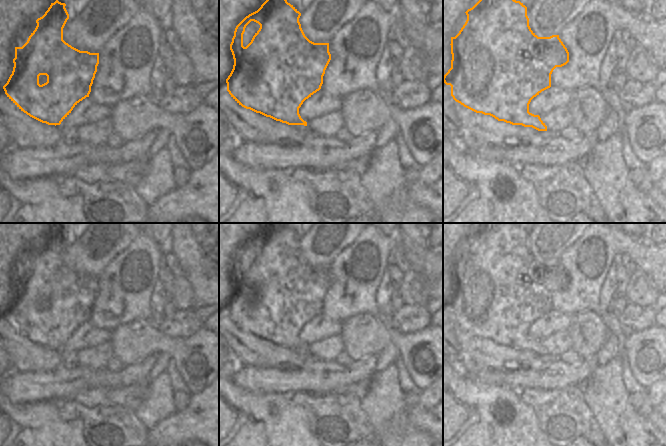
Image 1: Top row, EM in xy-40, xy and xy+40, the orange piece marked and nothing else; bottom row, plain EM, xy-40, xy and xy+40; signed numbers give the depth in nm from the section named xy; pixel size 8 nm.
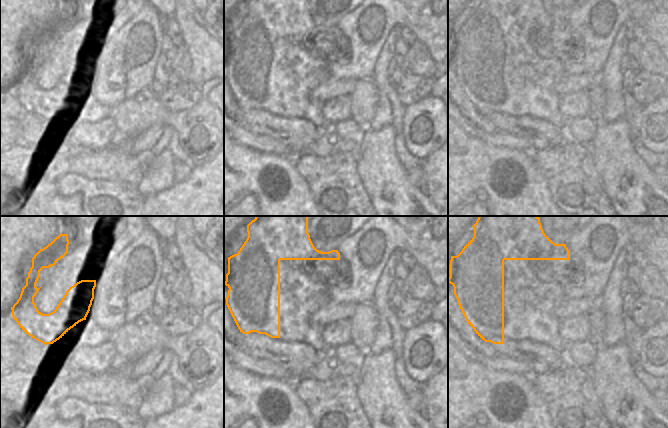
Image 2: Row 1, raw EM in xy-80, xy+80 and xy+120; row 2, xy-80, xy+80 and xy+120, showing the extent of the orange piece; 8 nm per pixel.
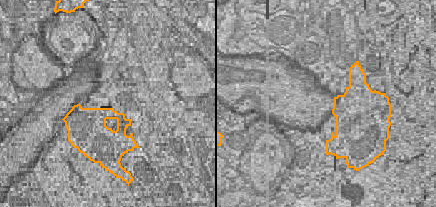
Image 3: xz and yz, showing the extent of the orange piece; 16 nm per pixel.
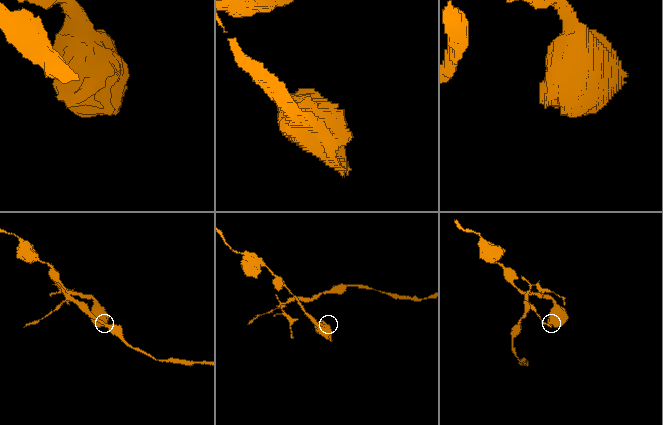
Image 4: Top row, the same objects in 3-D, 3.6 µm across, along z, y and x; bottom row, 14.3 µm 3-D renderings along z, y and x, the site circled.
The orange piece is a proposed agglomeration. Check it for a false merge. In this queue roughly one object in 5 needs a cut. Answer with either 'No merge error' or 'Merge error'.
No merge error

